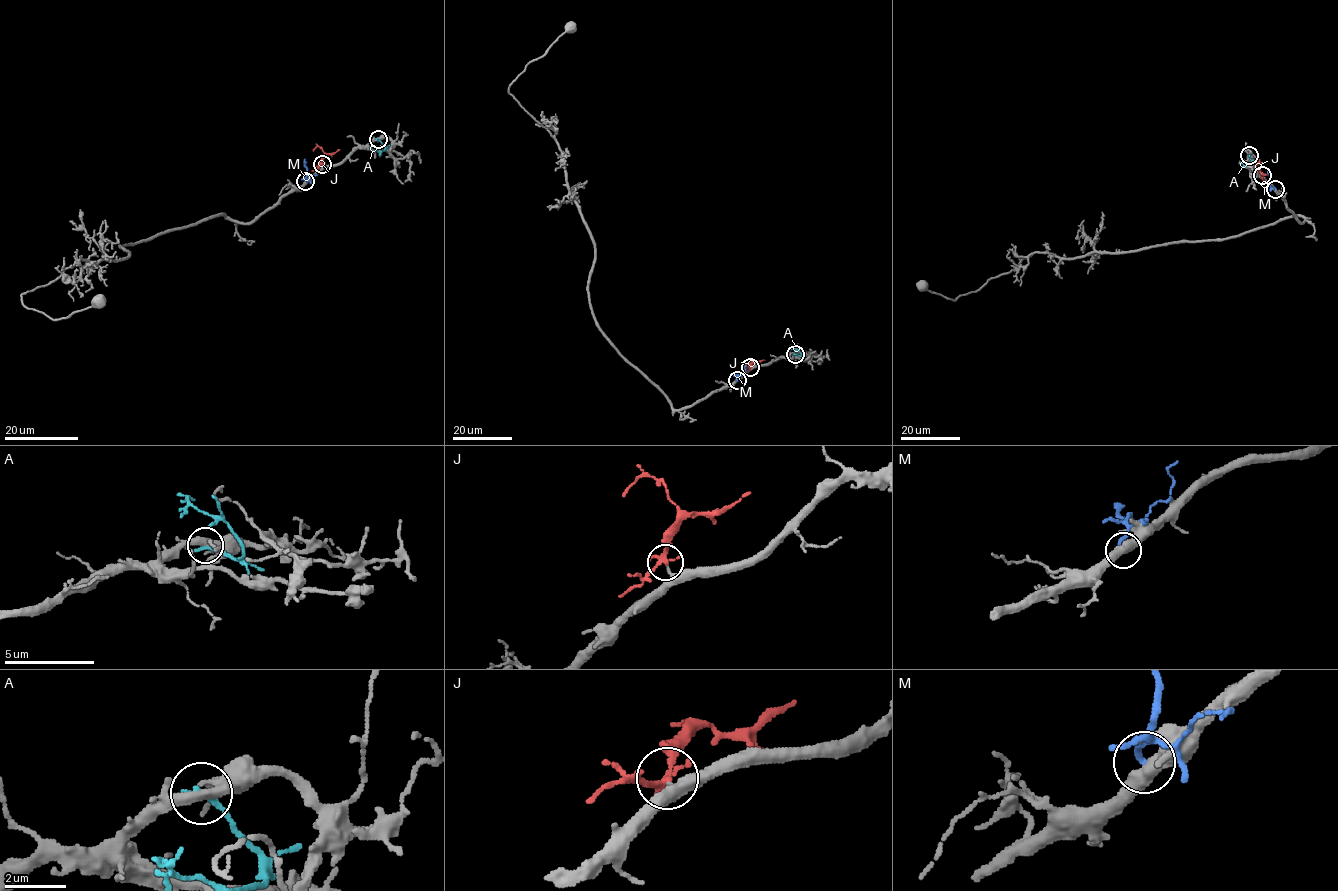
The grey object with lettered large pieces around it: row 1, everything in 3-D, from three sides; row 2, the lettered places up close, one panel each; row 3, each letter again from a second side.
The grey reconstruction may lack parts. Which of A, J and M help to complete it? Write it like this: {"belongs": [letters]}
{"belongs": []}

